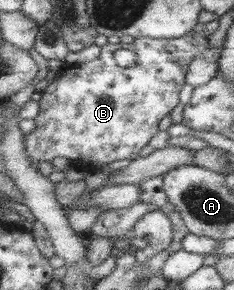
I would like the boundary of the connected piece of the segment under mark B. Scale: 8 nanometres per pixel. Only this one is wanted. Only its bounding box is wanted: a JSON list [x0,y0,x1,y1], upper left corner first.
[23,31,208,172]

